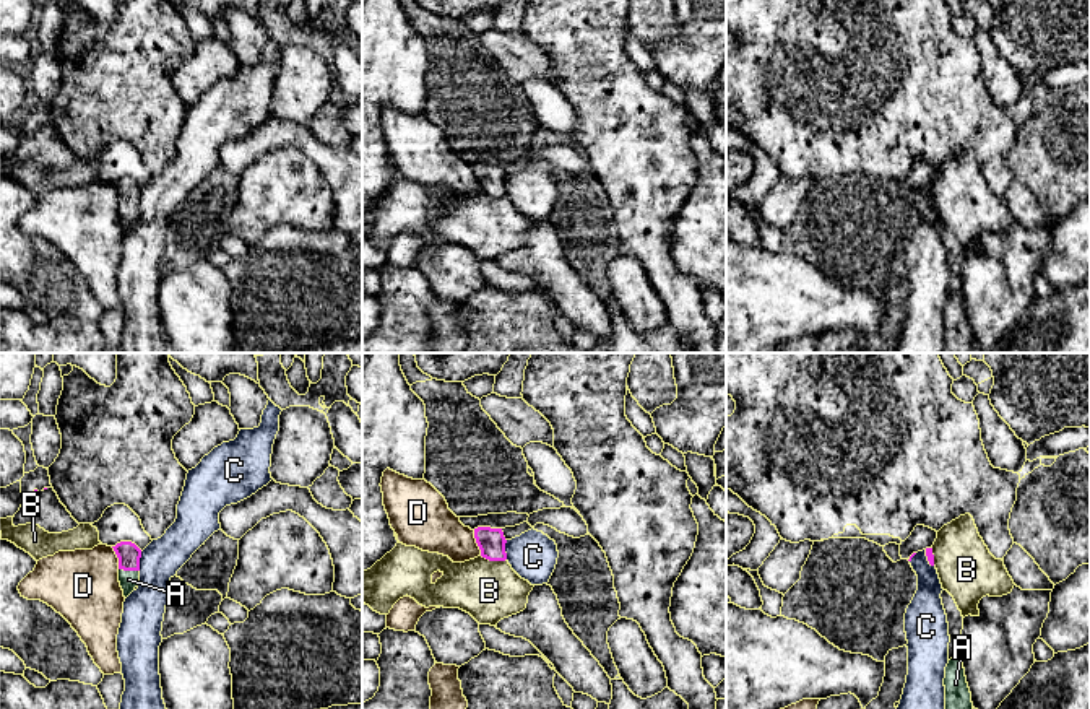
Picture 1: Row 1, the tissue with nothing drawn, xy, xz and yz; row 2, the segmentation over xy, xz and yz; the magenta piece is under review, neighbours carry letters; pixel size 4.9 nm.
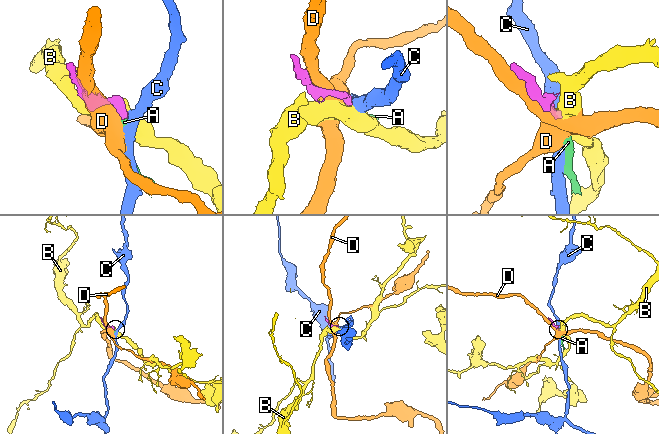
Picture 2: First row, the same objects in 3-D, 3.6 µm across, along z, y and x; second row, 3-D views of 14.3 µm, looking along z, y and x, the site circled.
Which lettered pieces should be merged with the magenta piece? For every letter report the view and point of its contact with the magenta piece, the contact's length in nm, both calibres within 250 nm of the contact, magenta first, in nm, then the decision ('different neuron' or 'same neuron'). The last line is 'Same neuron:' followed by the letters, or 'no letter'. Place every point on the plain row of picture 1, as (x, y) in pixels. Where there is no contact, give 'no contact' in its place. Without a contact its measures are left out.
A: contact xy (129, 205); length 110 nm; calibres 120 and 100 nm; same neuron
B: contact xz (494, 195); length 130 nm; calibres 140 and 300 nm; different neuron
C: contact xy (138, 197); length 100 nm; calibres 120 and 200 nm; different neuron
D: contact xz (476, 178); length 130 nm; calibres 140 and 260 nm; different neuron
Same neuron: A

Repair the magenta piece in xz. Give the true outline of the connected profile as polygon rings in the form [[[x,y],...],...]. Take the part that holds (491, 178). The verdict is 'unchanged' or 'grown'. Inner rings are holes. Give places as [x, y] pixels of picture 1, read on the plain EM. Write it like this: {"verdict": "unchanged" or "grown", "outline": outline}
{"verdict": "unchanged", "outline": [[[478,163],[474,164],[474,174],[481,185],[481,192],[489,197],[505,197],[505,172],[502,164]]]}

